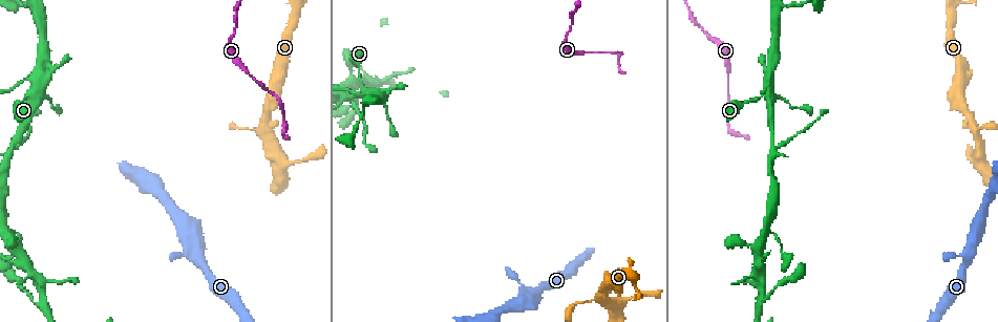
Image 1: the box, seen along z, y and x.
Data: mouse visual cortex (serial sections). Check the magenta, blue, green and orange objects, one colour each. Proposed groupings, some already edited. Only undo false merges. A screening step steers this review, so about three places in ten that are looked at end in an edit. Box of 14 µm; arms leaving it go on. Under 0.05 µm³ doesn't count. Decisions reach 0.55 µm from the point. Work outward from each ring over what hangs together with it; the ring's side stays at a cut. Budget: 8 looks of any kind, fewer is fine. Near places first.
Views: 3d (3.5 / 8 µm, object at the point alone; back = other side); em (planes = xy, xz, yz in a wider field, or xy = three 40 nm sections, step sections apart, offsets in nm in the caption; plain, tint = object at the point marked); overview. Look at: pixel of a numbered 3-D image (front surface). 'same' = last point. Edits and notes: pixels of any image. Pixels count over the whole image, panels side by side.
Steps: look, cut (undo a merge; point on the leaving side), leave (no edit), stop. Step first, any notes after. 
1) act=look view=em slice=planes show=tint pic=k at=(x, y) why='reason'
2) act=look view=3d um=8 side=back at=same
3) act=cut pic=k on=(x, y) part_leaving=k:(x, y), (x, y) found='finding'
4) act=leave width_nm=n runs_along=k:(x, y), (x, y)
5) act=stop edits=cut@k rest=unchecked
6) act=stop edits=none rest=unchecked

act=look view=3d um=3.5 pic=1 at=(580, 303) why='narrows sharply'

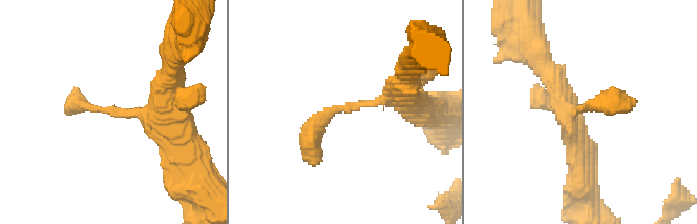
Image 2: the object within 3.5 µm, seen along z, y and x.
act=look view=em slice=xy step=3 show=tint pic=2 at=(348, 106)

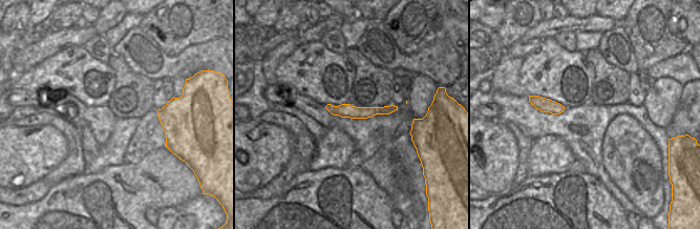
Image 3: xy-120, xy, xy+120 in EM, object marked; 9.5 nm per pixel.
act=leave runs_along=3:(330, 107), (350, 111), (393, 108) found='one cell here'

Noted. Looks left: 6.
act=look view=3d um=3.5 pic=1 at=(624, 301) why='thin arm on a thick one'

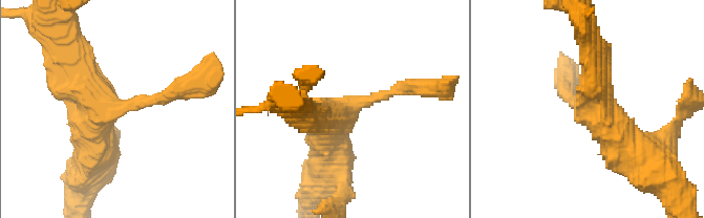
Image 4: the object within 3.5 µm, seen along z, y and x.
act=look view=em slice=xy step=3 show=tint pic=4 at=(350, 107)

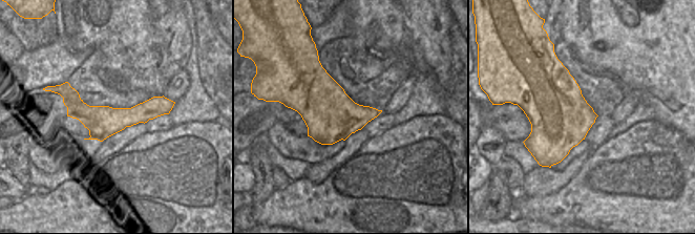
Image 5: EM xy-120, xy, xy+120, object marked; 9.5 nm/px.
act=leave runs_along=5:(65, 99), (90, 116), (168, 105) found='one cell here'

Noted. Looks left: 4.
act=look view=3d um=3.5 side=back pic=1 at=(774, 148) why='four or more arms meet'

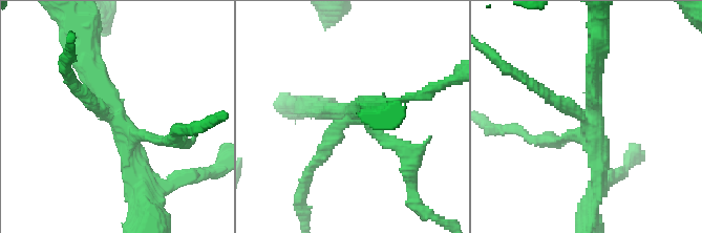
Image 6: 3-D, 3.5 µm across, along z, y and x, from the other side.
act=look view=em slice=planes show=tint pic=6 at=(118, 120) arms=4 arm_widths_nm=150,200,250,250

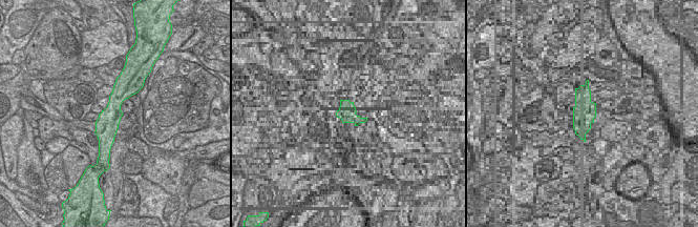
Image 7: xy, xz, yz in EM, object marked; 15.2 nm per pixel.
act=leave runs_along=6:(86, 60), (109, 92), (141, 183) found='one cell here'

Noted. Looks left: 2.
act=stop edits=none rest=unchecked

